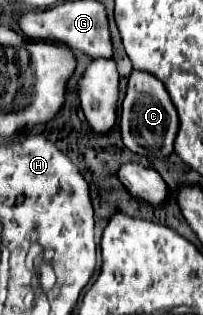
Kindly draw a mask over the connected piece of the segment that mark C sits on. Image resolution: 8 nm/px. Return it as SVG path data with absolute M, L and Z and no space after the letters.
M132 69L128 77L126 97L120 109L120 133L122 133L124 145L138 155L148 155L148 159L166 157L172 153L176 131L178 131L178 113L162 81L148 71Z

